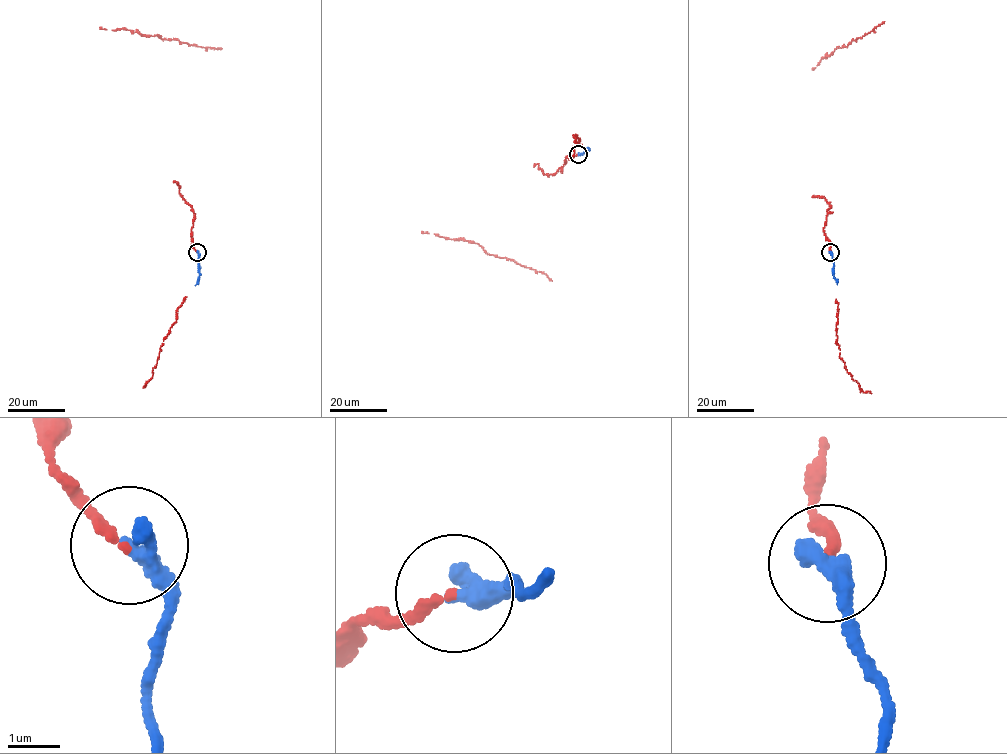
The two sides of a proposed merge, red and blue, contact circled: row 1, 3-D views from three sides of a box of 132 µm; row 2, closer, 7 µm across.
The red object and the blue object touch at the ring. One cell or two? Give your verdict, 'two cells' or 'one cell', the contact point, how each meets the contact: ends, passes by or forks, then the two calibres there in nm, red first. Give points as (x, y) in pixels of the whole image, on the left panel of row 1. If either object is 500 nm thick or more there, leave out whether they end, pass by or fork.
one cell; place (197, 252); red ends; blue ends; calibres 170 and 420 nm

